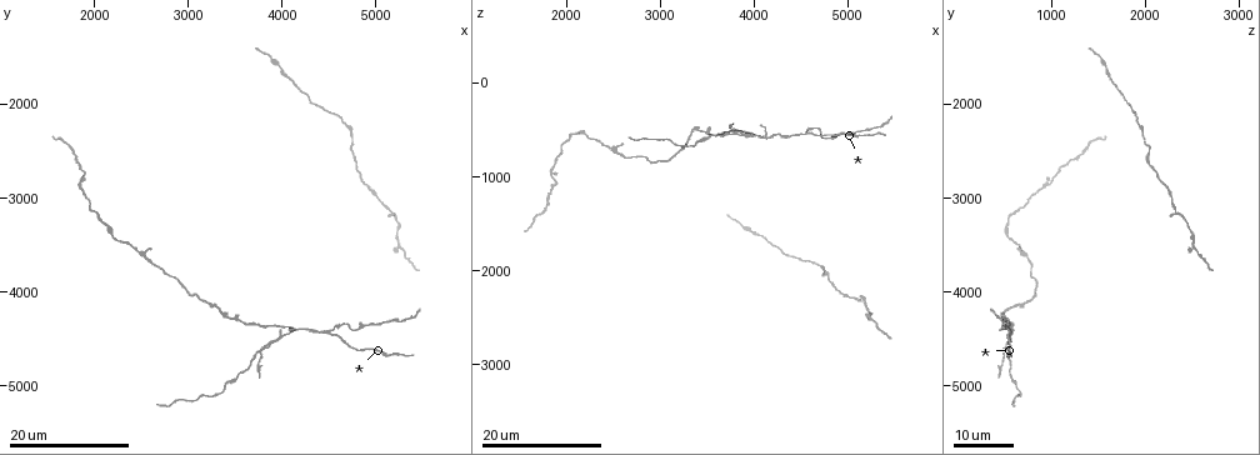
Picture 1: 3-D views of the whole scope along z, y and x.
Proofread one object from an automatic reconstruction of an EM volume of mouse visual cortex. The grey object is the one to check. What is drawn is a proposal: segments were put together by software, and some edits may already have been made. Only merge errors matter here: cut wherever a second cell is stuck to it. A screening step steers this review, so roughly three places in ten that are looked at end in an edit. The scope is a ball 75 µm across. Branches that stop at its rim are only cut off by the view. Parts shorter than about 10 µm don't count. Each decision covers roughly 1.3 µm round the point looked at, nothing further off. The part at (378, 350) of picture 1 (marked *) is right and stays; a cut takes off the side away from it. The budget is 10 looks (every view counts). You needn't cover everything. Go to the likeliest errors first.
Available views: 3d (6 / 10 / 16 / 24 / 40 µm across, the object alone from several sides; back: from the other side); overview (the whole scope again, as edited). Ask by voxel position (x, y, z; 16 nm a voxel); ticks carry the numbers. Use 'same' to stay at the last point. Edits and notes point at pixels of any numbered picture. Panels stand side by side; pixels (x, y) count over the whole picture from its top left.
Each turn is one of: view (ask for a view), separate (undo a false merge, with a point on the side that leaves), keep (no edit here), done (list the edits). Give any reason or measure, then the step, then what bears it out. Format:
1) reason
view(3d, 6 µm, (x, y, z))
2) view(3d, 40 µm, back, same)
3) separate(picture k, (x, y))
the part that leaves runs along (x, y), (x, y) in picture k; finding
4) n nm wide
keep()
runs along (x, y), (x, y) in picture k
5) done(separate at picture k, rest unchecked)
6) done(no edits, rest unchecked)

branch point
view(3d, 16 µm, (5180, 3160, 2320))

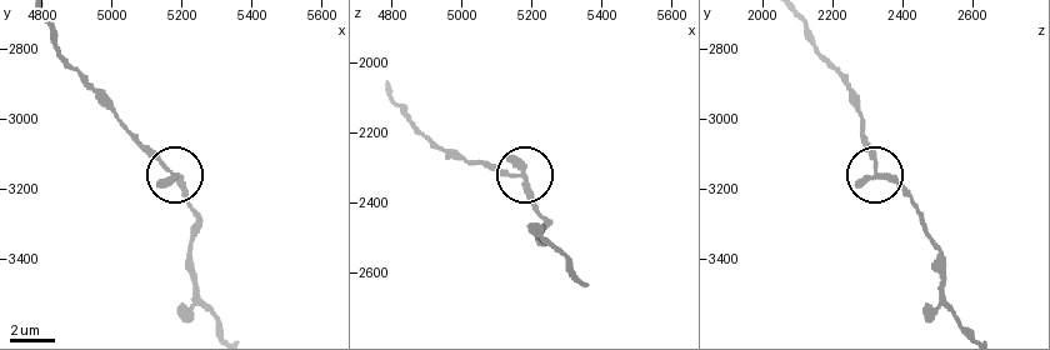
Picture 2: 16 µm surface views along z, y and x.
closer look
view(3d, 10 µm, (5150, 3140, 2320))

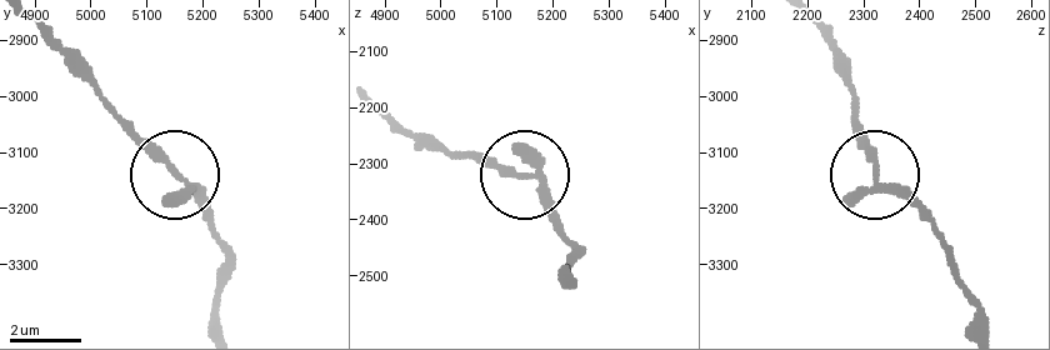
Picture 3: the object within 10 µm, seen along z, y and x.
230 nm wide
keep()
one cell here

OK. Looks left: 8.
side arm on a straight run
view(3d, 24 µm, (4500, 4440, 540))

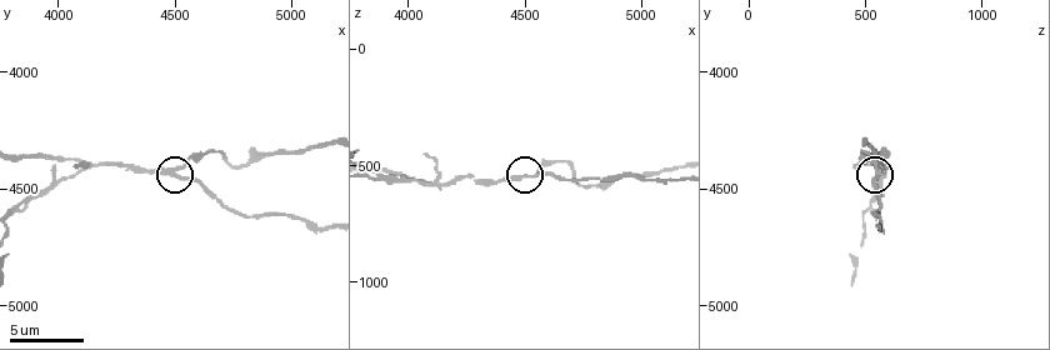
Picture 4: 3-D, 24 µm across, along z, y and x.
view(3d, 10 µm, (4490, 4420, 550))

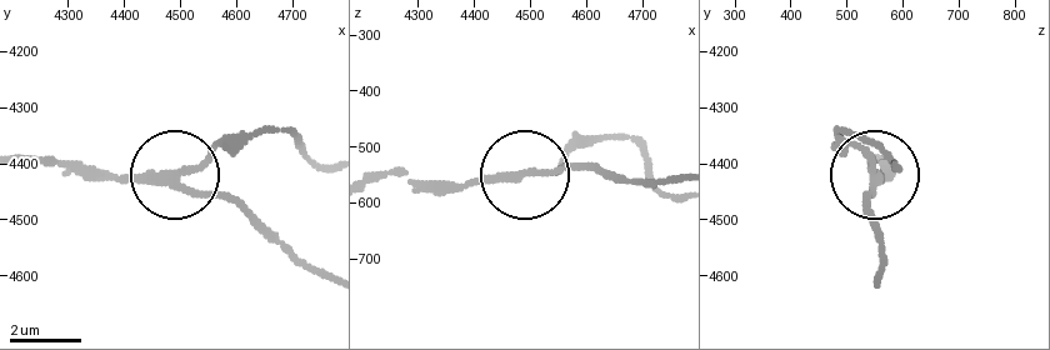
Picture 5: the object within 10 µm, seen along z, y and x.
side arm 80 µm; 3 arms
separate(picture 5, (206, 165))
two cells meet here

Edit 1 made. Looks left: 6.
thin arm on a thick one
view(3d, 24 µm, (5240, 3440, 2500))

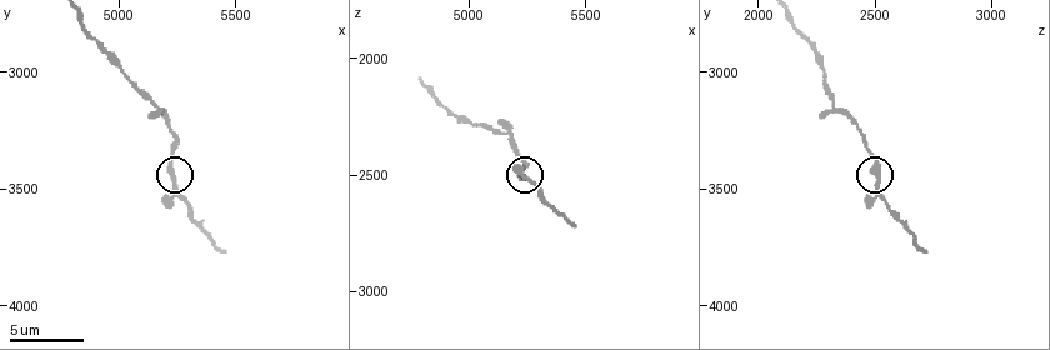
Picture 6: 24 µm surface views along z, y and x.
view(3d, 6 µm, (5240, 3480, 2520))

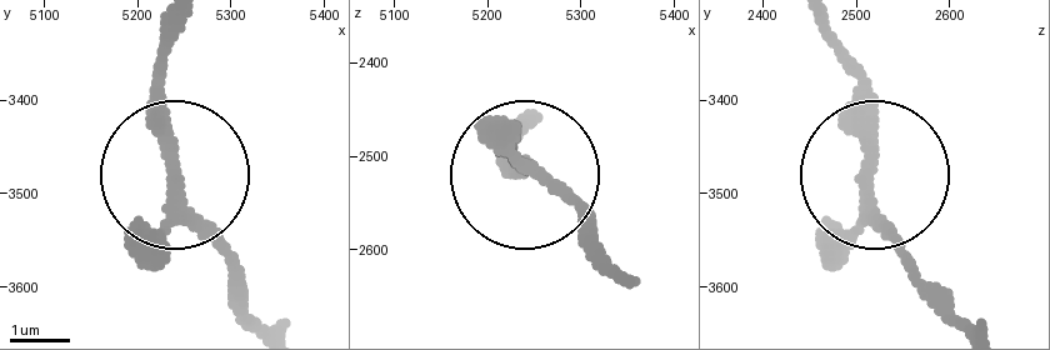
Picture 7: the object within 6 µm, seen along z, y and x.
keep()
all the same cell

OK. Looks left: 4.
three-way junction
view(3d, 16 µm, (3380, 4220, 500))

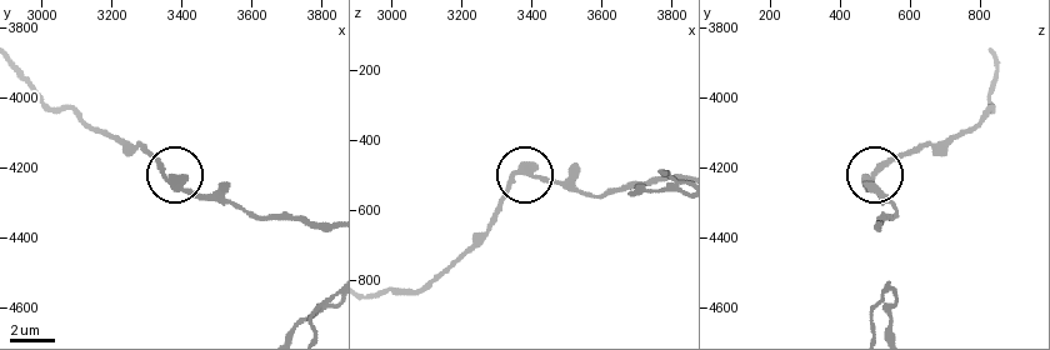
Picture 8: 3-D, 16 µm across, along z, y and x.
view(3d, 6 µm, (3360, 4220, 500))

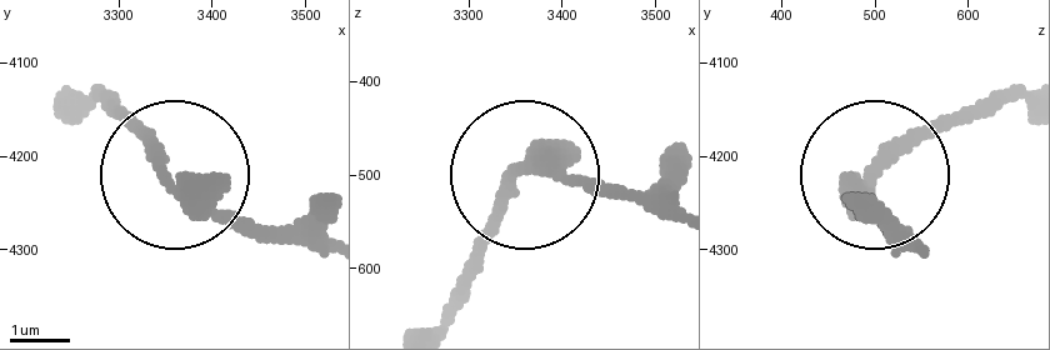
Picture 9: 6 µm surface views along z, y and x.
3 arms
keep()
runs along (679, 214), (530, 169), (460, 284) in picture 9; all the same cell

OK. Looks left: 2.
three arms meet
view(3d, 16 µm, (1860, 2840, 1000))

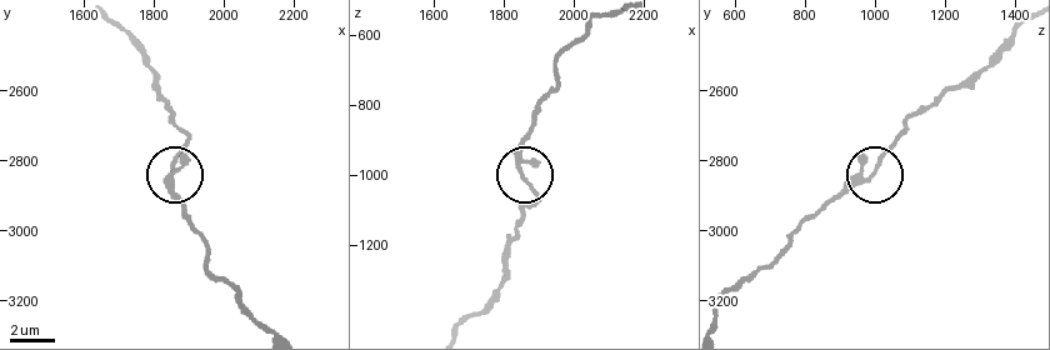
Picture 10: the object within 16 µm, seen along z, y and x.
view(3d, 10 µm, (1850, 2840, 1000))

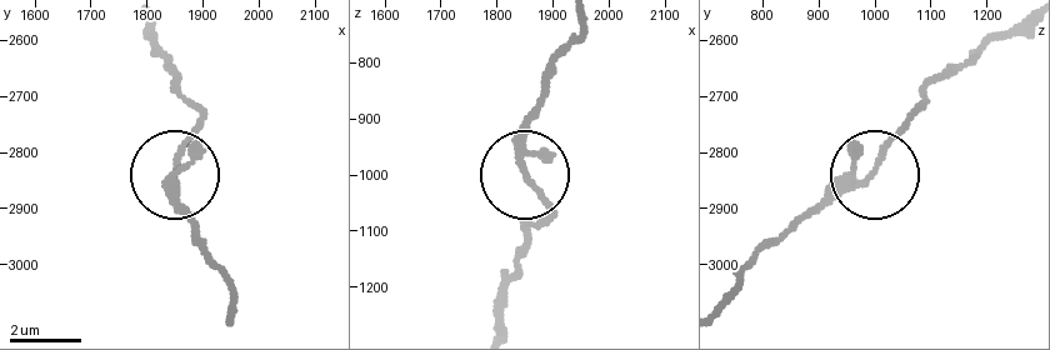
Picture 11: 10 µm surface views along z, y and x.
200 nm wide
keep()
runs along (229, 304), (229, 286), (173, 203), (173, 161), (199, 110) in picture 11; all the same cell

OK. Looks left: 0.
done(separate at picture 5, rest unchecked)

